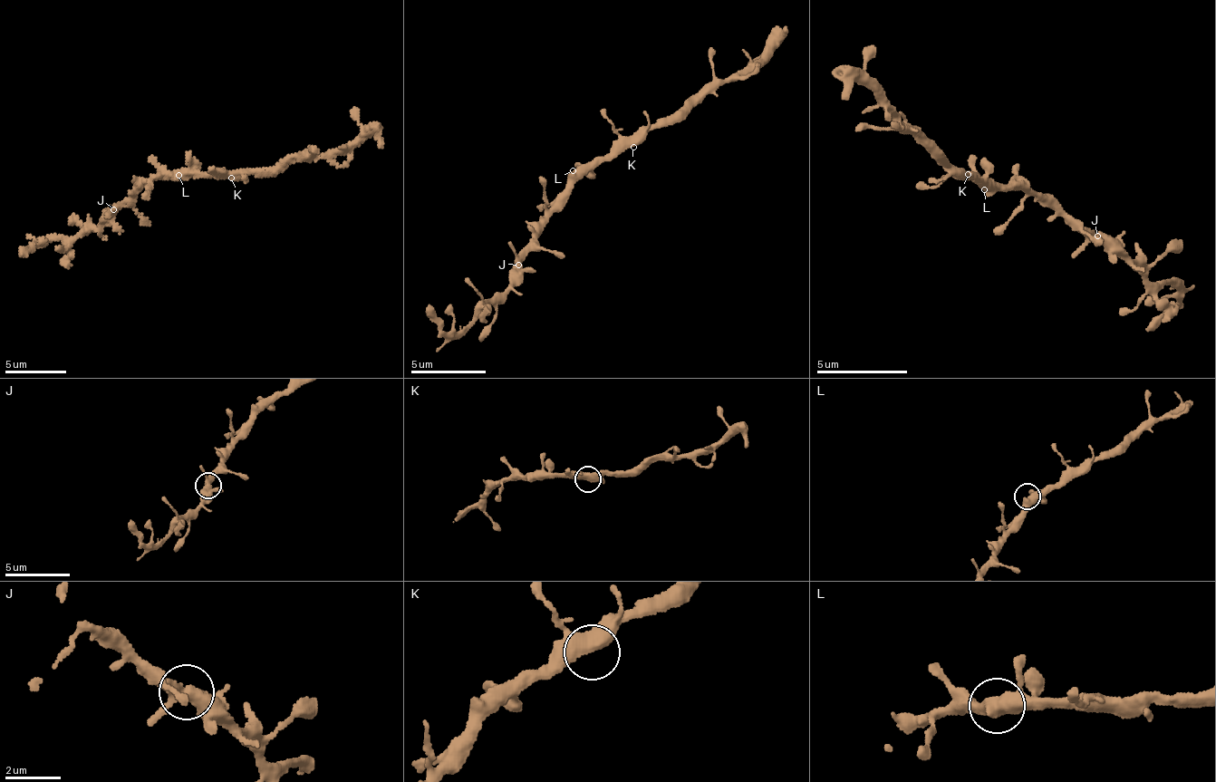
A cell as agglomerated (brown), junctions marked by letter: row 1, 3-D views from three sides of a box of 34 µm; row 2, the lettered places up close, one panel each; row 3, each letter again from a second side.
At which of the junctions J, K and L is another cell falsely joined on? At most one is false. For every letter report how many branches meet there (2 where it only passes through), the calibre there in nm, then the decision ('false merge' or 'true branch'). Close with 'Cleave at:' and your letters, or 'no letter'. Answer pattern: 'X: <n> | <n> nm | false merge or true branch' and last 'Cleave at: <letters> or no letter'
J: 3 | 380 nm | true branch
K: 3 | 420 nm | true branch
L: 3 | 420 nm | true branch
Cleave at: no letter

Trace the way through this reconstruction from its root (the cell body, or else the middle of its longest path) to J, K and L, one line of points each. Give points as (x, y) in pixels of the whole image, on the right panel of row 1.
J: (995, 183), (1018, 185), (1048, 195), (1056, 207), (1072, 214), (1083, 227), (1095, 231), (1098, 237)
K: (995, 183), (985, 177), (978, 178), (978, 172), (968, 174)
L: (995, 183), (984, 189)

